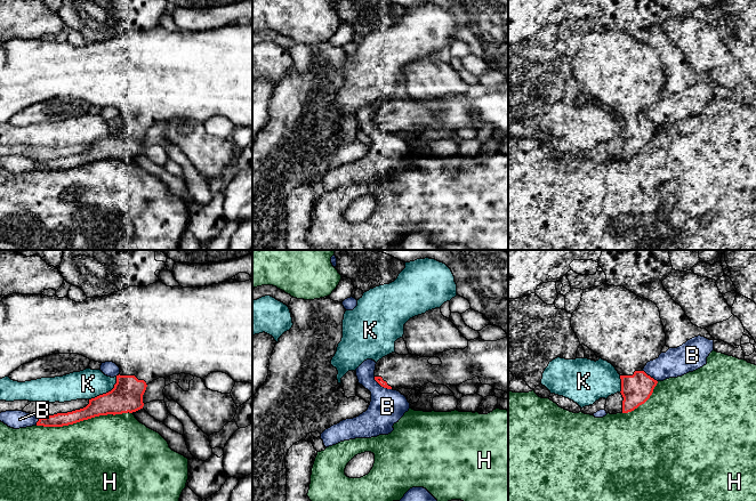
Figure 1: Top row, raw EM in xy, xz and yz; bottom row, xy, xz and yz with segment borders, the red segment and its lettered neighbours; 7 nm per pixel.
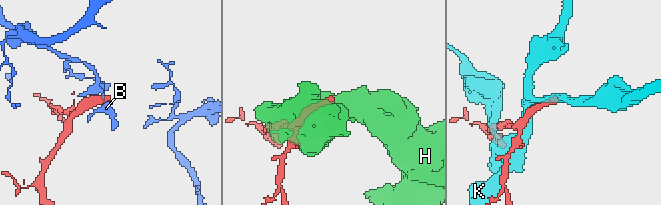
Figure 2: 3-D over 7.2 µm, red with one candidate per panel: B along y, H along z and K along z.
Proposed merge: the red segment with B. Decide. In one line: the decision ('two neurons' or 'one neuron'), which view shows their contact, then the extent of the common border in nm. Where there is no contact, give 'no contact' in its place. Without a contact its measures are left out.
two neurons; contact in xz; length 160 nm

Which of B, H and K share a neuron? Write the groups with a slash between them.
B / H / K

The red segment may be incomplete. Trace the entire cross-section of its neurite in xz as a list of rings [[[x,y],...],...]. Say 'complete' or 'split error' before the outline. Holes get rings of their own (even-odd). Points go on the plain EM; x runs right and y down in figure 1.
split error; [[[508,80],[497,86],[469,84],[465,94],[450,94],[433,102],[439,102],[442,108],[429,108],[431,102],[392,97],[377,106],[375,124],[384,132],[399,135],[420,132],[428,127],[458,130],[477,121],[482,129],[490,129],[494,134],[508,137]]]

